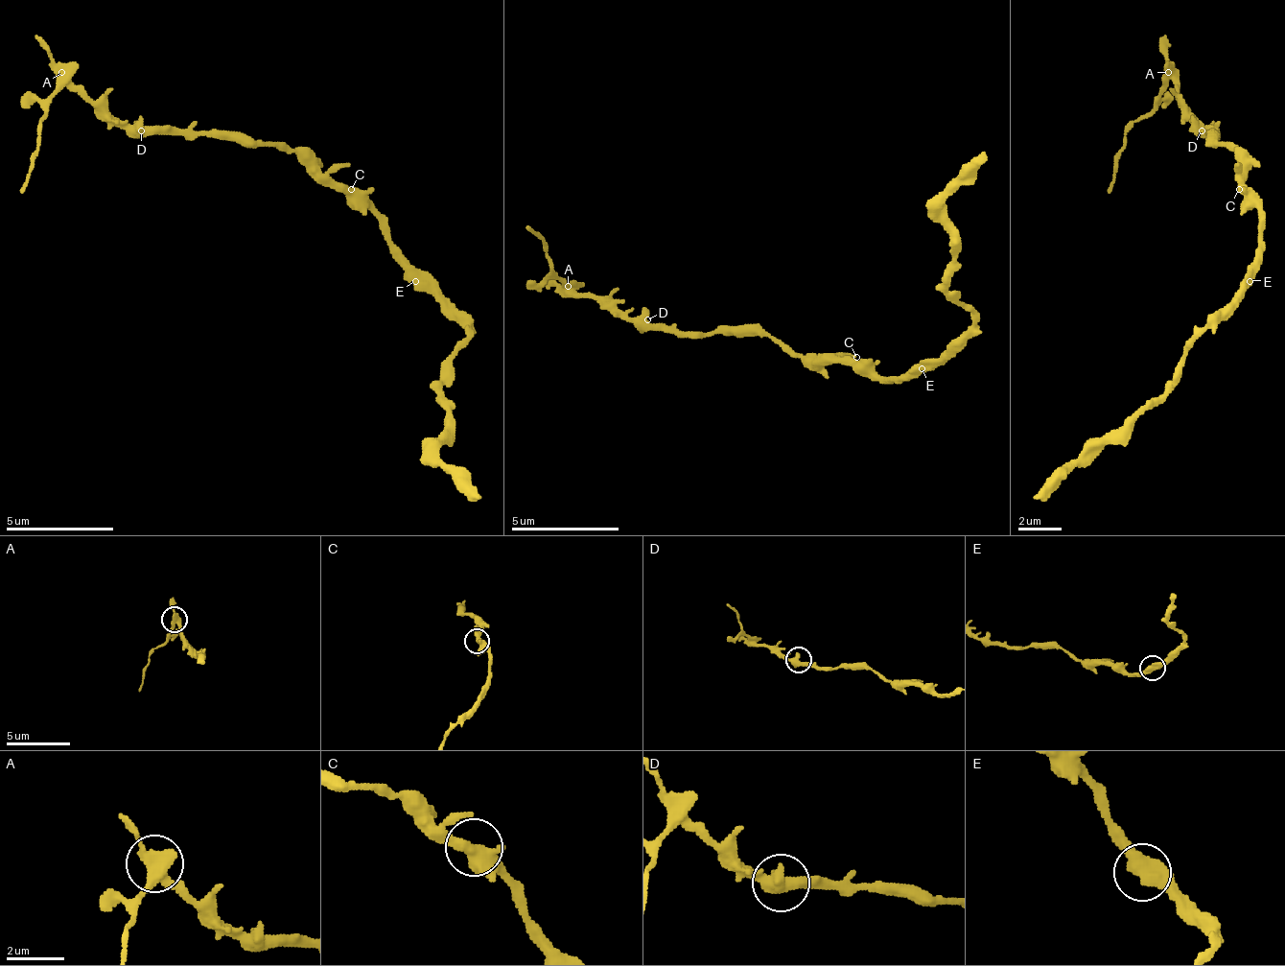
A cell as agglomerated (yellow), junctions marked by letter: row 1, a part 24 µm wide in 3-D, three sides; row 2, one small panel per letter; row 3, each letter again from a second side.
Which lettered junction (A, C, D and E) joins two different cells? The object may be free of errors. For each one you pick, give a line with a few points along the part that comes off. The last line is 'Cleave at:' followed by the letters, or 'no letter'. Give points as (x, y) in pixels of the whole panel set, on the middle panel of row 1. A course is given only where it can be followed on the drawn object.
A: (566, 288), (528, 228)
Cleave at: A

